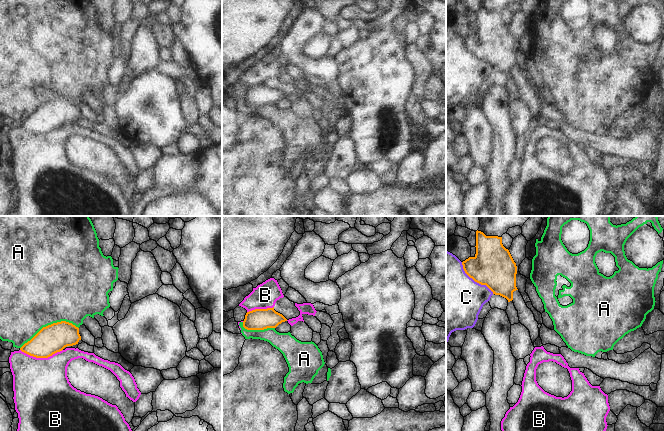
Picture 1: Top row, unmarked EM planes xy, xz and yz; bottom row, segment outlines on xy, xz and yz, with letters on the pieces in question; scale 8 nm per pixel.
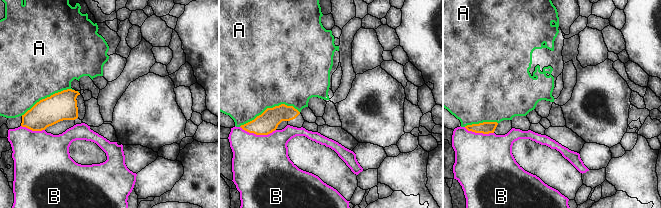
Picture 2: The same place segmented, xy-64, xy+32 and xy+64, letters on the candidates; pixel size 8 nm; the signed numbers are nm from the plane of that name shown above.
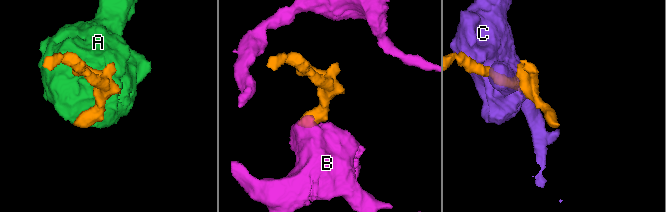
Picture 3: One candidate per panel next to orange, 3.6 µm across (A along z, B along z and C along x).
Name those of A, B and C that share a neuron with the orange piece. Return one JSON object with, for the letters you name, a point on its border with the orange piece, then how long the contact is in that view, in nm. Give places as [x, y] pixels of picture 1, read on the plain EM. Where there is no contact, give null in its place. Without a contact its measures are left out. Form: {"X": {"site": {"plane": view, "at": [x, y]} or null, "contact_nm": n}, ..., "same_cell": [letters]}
{"same_cell": []}

